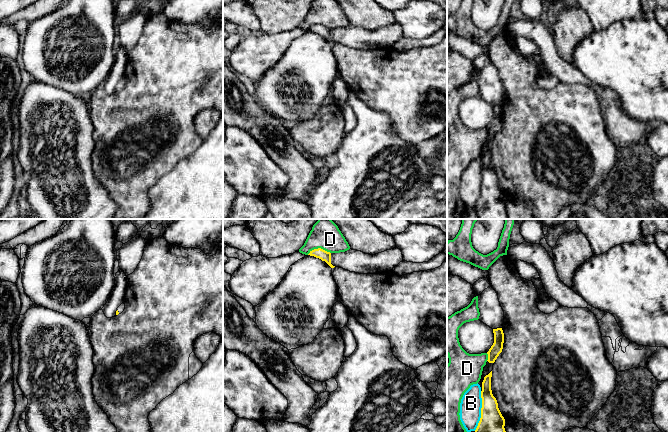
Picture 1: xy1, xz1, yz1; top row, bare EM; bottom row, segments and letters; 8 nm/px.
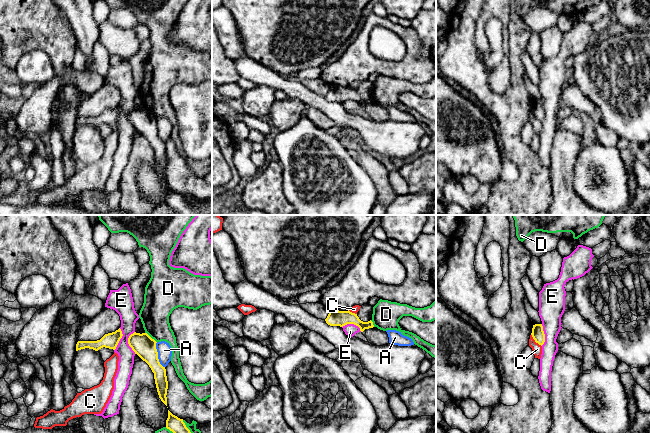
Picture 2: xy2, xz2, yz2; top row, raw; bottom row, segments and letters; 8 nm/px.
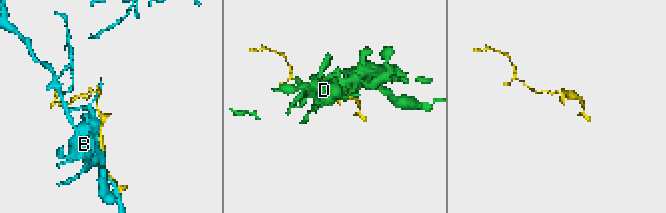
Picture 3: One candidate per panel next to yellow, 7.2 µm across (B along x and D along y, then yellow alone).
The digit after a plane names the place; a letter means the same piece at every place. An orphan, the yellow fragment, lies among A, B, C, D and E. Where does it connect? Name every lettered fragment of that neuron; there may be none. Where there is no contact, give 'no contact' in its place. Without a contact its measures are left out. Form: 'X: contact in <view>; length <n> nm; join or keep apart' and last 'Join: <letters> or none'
A: contact in xy2; length 220 nm; keep apart
B: contact in yz1; length 320 nm; keep apart
C: contact in yz2; length 130 nm; keep apart
D: contact in xz1; length 190 nm; keep apart
E: contact in xy2; length 180 nm; keep apart
Join: none

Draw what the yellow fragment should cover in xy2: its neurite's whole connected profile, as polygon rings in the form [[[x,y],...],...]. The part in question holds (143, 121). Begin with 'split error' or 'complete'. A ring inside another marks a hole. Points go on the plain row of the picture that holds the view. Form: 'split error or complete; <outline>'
complete; [[[134,108],[128,114],[129,122],[135,128],[135,130],[137,130],[149,141],[152,148],[154,149],[154,155],[159,174],[167,182],[166,171],[168,165],[168,157],[166,152],[166,145],[159,138],[156,119],[157,118],[147,109],[140,110]]]

